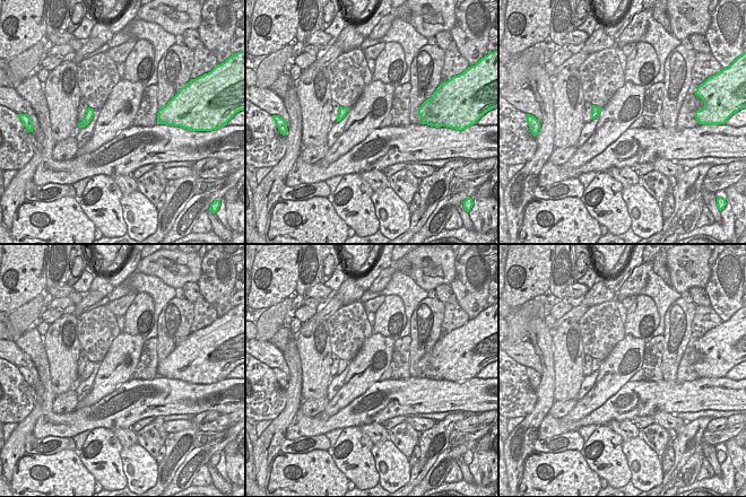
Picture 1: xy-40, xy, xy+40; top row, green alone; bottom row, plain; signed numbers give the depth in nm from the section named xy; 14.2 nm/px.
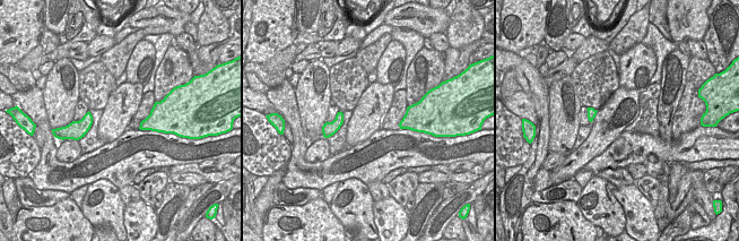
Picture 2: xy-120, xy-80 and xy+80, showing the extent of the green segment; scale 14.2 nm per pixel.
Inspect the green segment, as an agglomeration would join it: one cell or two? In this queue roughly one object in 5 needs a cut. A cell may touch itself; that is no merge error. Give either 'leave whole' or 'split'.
leave whole

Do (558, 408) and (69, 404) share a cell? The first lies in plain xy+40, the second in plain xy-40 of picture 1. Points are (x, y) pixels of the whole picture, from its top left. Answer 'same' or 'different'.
same

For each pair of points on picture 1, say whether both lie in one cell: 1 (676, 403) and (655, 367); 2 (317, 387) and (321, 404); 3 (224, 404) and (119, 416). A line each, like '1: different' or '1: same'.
1: different
2: different
3: same

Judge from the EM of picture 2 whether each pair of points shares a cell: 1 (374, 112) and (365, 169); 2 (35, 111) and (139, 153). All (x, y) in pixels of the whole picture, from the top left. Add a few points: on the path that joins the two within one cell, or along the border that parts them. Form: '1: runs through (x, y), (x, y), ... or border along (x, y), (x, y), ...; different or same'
1: border along (379, 128), (366, 139), (348, 148); different
2: runs through (49, 152), (51, 183), (98, 172); same

